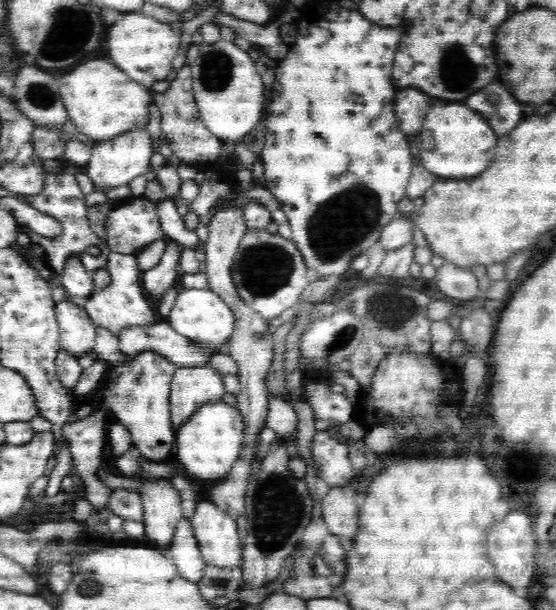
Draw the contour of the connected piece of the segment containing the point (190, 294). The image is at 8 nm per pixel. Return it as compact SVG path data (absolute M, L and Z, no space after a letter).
M185 288L177 294L166 320L178 334L210 349L222 348L234 332L235 316L232 309L212 289Z

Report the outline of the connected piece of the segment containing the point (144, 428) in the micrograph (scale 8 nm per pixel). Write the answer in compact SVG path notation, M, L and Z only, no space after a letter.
M151 350L139 352L134 357L132 362L128 362L124 366L108 367L105 374L108 386L105 388L103 404L106 410L109 411L109 416L114 417L115 420L118 420L118 422L130 431L133 447L138 449L142 458L155 462L167 461L173 456L175 445L176 431L172 427L169 396L171 392L171 380L178 366L171 363L160 353L155 353Z

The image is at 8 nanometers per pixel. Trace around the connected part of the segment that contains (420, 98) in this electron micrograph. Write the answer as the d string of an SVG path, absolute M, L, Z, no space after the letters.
M402 90L394 100L394 116L399 129L411 137L422 128L426 114L430 112L430 98L418 90Z

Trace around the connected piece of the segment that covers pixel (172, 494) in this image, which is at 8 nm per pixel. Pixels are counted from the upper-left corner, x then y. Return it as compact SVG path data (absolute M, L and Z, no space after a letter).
M144 478L139 491L143 506L144 542L165 552L172 542L177 524L182 519L182 498L168 480Z

